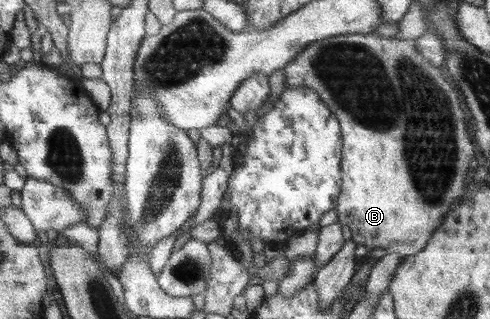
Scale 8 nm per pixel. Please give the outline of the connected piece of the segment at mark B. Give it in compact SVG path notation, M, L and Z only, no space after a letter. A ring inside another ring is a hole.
M343 34L334 35L322 40L315 40L297 54L289 63L281 69L280 75L284 80L284 87L308 87L318 92L327 109L337 119L340 127L340 176L341 187L335 202L337 222L349 229L350 239L371 252L372 249L384 249L386 253L395 253L402 258L418 253L422 248L423 238L428 236L434 228L440 224L440 220L450 209L451 201L461 196L465 187L465 173L467 165L471 165L473 159L473 143L465 125L465 113L461 109L460 93L455 90L453 83L443 77L440 69L433 67L421 54L417 54L413 47L413 40L395 38L382 38L377 34Z

